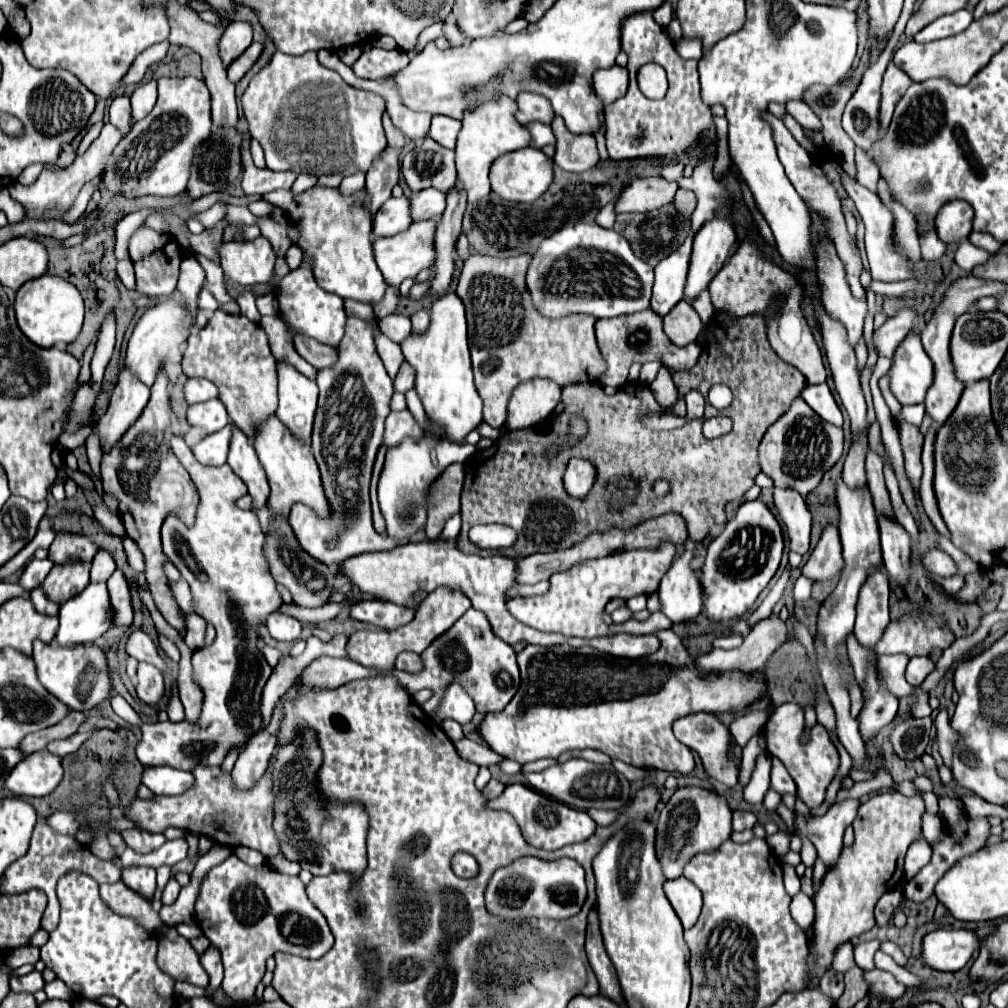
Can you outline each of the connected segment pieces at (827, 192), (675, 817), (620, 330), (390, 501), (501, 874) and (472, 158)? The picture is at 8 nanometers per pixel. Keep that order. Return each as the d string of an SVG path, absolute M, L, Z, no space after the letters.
M765 113L765 121L769 121L769 125L773 125L773 139L775 139L775 147L777 147L777 155L779 155L779 161L783 163L785 167L785 173L789 177L789 181L793 183L793 187L797 189L797 193L805 199L805 203L823 219L827 231L829 231L829 237L835 241L835 247L837 247L837 253L841 255L841 259L845 261L845 267L847 267L847 279L849 279L849 285L851 285L851 291L855 297L865 297L865 291L859 283L859 275L863 271L863 261L861 261L861 253L859 253L859 247L855 243L855 239L849 235L847 231L847 225L845 225L845 215L841 211L841 201L833 189L833 185L829 185L829 181L825 181L823 177L823 171L813 165L813 159L811 155L795 141L795 137L789 133L789 129L783 125L781 119L777 119L775 115L771 113Z
M679 787L675 791L675 803L667 803L657 823L655 853L667 879L677 879L683 867L695 853L715 851L731 835L731 809L727 799L715 791L703 787Z
M651 309L633 313L633 315L613 317L613 319L599 319L595 323L595 337L597 337L597 345L599 345L601 355L605 357L607 365L609 365L607 375L605 375L605 383L615 389L625 385L629 367L633 363L643 365L647 361L663 361L663 365L673 371L685 371L685 369L691 369L701 355L699 345L687 345L687 347L673 345L663 333L661 317L657 313L653 313Z
M405 437L401 445L395 445L387 451L385 465L379 479L379 507L381 515L387 521L387 535L395 541L403 541L413 537L419 529L425 527L427 511L425 511L425 489L429 483L433 483L447 465L451 463L463 463L467 457L475 453L473 445L455 445L445 439L433 439L433 437L421 437L421 441L413 441L411 437Z
M521 857L495 871L485 889L485 905L491 915L501 919L567 919L581 909L587 895L583 867L573 859L543 861L539 857Z
M495 97L491 101L481 103L473 111L463 113L463 119L461 119L463 127L455 149L457 153L455 163L457 163L457 181L467 191L469 203L475 203L481 197L491 193L489 167L499 155L529 147L531 135L521 123L515 121L515 111L517 111L515 101L509 101L509 97Z

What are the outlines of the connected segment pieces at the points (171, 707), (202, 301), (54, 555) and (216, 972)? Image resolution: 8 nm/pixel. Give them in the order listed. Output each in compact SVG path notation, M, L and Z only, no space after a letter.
M173 685L171 689L171 699L167 701L167 715L169 715L169 721L183 721L185 719L185 711L183 711L183 703L179 699L179 693L177 693L177 687Z
M203 285L199 293L198 308L214 312L219 308L219 306L217 300L210 293L209 289L207 289L207 285Z
M59 533L49 547L49 559L55 565L63 565L69 561L91 561L97 551L97 545L85 535Z
M209 945L209 949L201 955L201 965L209 975L209 985L205 987L205 991L207 991L207 997L211 997L217 991L217 987L221 985L221 981L223 981L221 955L217 953L217 949L213 945Z

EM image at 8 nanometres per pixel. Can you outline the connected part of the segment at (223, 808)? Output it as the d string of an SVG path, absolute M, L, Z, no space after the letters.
M197 765L191 771L195 783L183 795L177 797L153 797L139 799L135 797L125 807L125 817L131 819L137 827L151 833L163 833L169 827L183 829L195 835L205 835L211 841L217 841L225 847L249 847L257 849L265 857L275 857L281 853L279 839L273 829L273 781L269 769L265 775L247 791L239 791L233 785L231 773L225 773L221 765Z

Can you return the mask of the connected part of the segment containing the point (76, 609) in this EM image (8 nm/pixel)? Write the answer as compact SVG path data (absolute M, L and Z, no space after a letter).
M89 583L85 591L69 599L59 609L59 645L85 645L99 639L113 621L105 583Z

